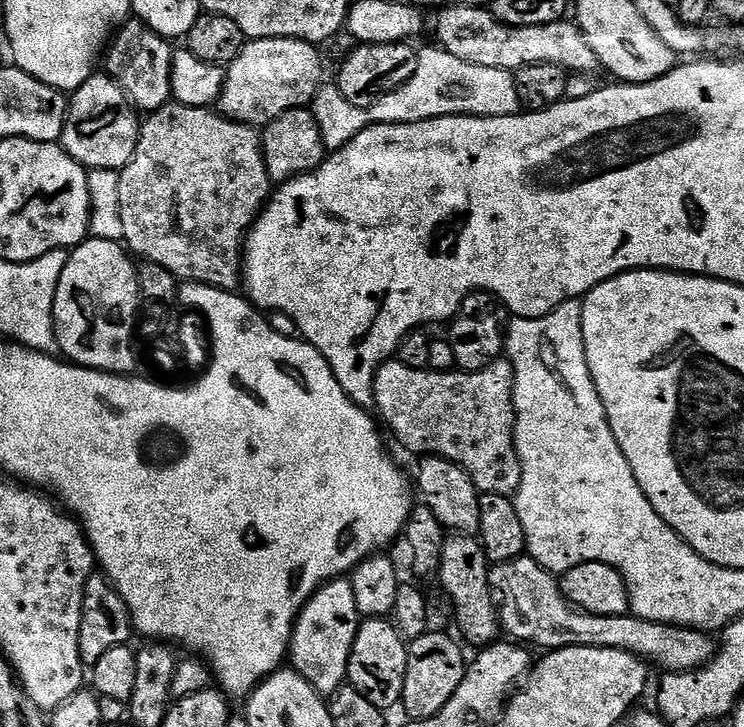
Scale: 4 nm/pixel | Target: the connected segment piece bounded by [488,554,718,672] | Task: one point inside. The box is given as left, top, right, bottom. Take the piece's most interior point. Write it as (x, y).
(530, 605)

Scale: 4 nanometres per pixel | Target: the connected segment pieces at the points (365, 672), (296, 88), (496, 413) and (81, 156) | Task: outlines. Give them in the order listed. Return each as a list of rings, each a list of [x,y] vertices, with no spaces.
[[[368,618],[361,623],[350,650],[350,666],[347,683],[358,694],[363,694],[374,706],[385,710],[399,705],[402,690],[406,686],[406,662],[408,661],[408,644],[395,623],[388,618]]]
[[[298,38],[248,40],[238,58],[227,65],[218,101],[220,115],[260,130],[290,110],[309,107],[322,87],[324,60],[320,52],[317,45]]]
[[[395,358],[376,372],[372,393],[376,399],[374,408],[379,419],[388,423],[396,440],[408,452],[417,452],[417,457],[440,456],[458,465],[474,482],[481,494],[502,494],[515,497],[522,480],[522,466],[516,453],[516,415],[512,405],[514,374],[507,359],[495,360],[477,372],[432,372],[428,368],[411,368]]]
[[[93,74],[81,88],[71,93],[62,147],[85,169],[119,170],[130,162],[138,146],[141,123],[141,117],[128,103],[128,95],[121,90],[118,82],[107,74]]]

